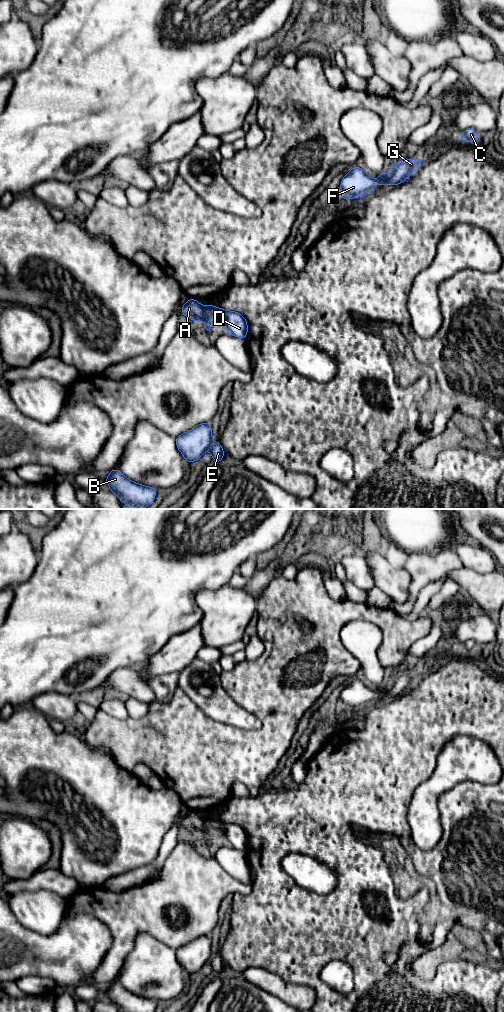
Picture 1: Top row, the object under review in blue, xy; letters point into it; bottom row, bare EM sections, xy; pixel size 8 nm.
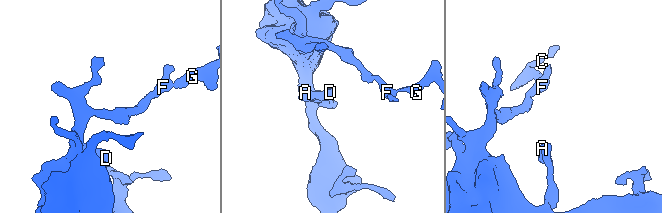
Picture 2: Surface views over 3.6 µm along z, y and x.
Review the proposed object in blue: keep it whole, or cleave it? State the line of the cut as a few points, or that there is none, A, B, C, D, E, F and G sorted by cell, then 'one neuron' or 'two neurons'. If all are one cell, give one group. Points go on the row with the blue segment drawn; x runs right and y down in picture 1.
no cut; A B C D E F G; one neuron

